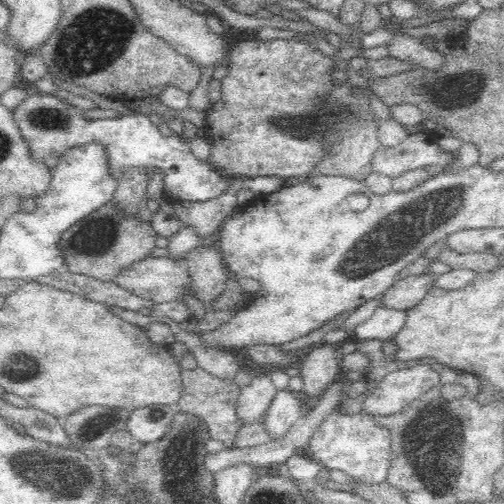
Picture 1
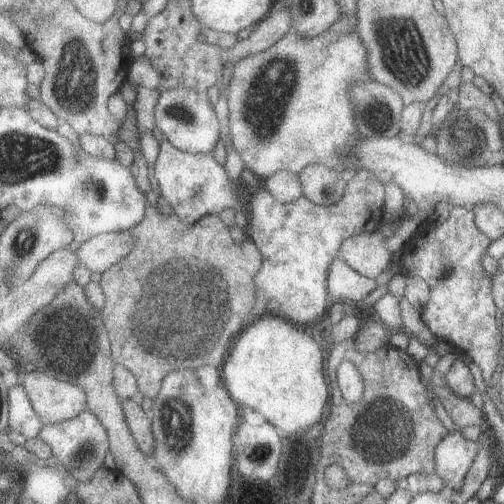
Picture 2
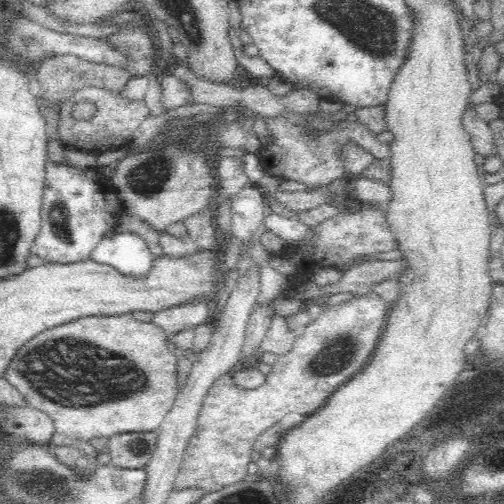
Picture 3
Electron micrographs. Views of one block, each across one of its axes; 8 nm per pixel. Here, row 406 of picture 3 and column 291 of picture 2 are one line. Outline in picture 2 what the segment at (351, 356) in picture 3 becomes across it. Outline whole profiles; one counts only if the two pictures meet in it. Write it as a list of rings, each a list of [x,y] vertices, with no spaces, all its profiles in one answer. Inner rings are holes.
[[[359,170],[349,176],[349,182],[345,186],[343,198],[335,206],[321,206],[313,202],[311,198],[299,198],[297,202],[285,204],[273,196],[271,190],[265,188],[261,182],[261,188],[251,194],[251,212],[249,212],[249,238],[261,248],[265,264],[261,272],[257,274],[257,286],[267,288],[269,298],[281,302],[281,314],[283,318],[289,318],[297,324],[319,324],[321,320],[329,318],[329,306],[333,302],[329,280],[331,280],[331,268],[337,260],[337,254],[341,252],[341,244],[345,238],[359,236],[361,232],[377,232],[379,224],[383,222],[383,202],[385,202],[385,184],[379,182],[373,174],[367,170]]]

